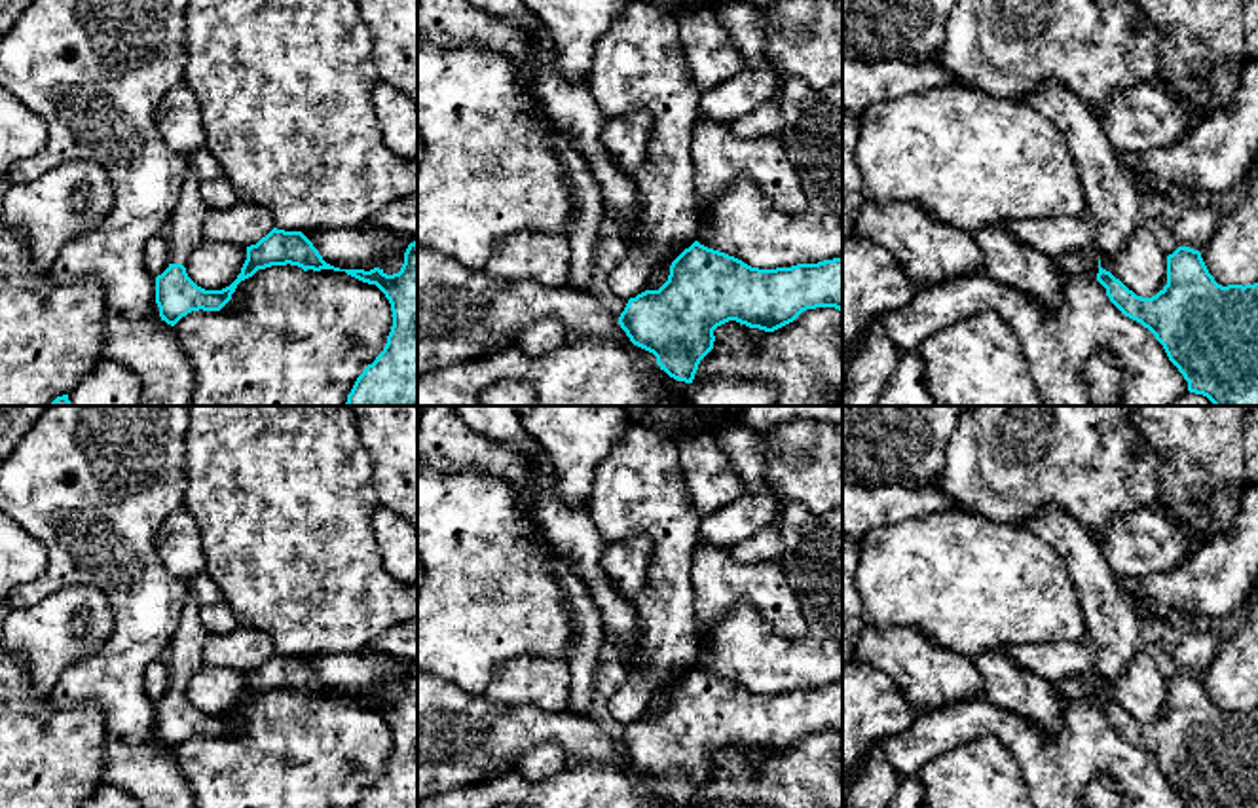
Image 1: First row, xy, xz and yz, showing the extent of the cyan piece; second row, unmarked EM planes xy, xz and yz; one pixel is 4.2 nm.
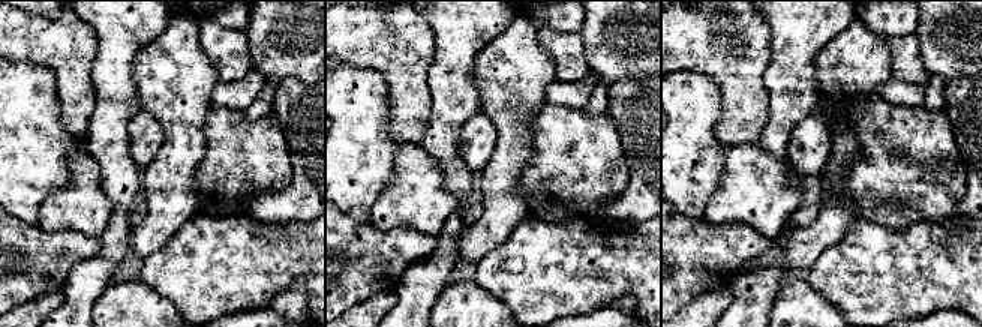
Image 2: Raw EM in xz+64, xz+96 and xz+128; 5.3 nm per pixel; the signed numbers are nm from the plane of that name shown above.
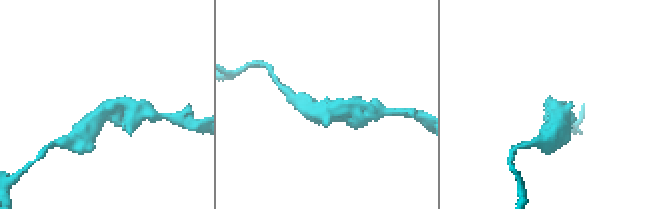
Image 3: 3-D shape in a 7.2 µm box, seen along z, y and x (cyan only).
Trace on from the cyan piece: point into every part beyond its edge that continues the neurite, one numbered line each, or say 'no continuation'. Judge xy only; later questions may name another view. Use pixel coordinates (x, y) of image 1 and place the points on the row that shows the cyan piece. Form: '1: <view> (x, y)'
1: xy (186, 222)

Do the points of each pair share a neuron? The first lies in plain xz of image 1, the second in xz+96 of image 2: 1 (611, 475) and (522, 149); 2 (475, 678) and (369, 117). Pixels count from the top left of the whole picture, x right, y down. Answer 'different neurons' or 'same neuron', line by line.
1: same neuron
2: same neuron

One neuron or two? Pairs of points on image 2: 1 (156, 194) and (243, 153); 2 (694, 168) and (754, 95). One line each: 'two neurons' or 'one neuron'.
1: two neurons
2: two neurons

